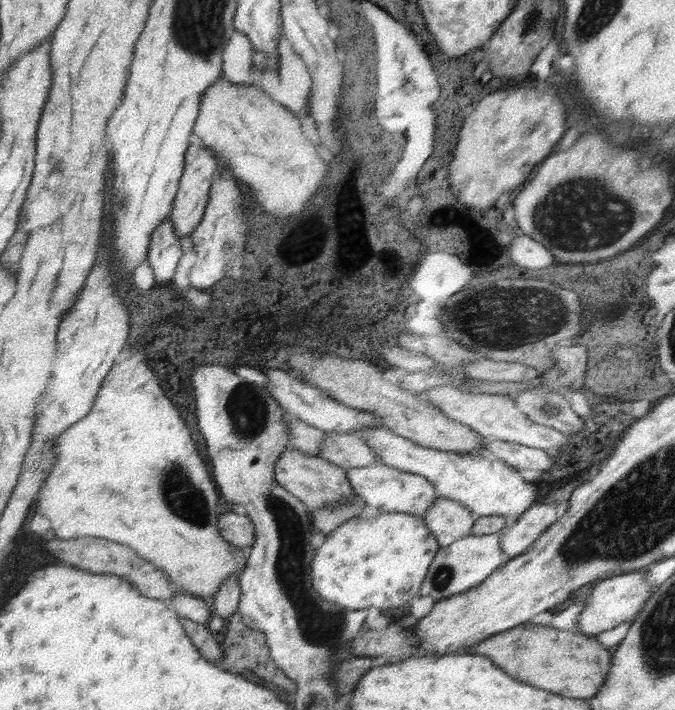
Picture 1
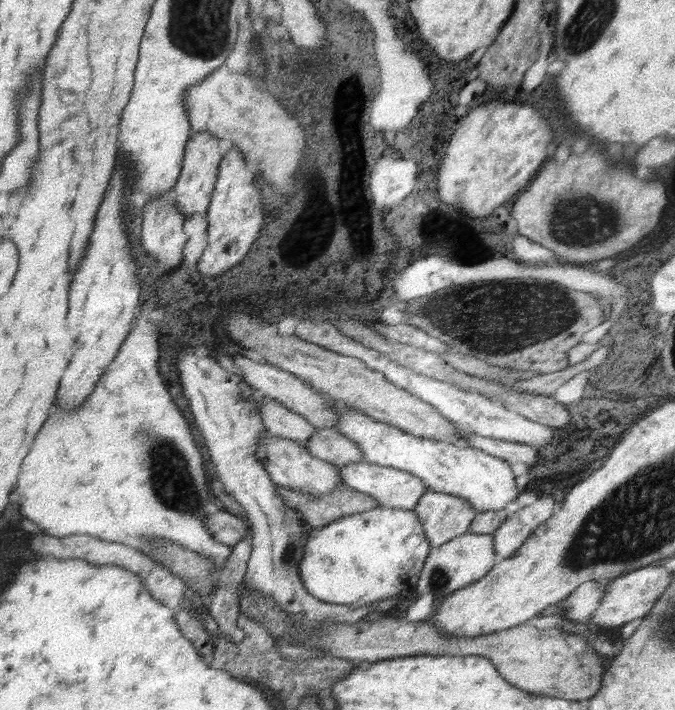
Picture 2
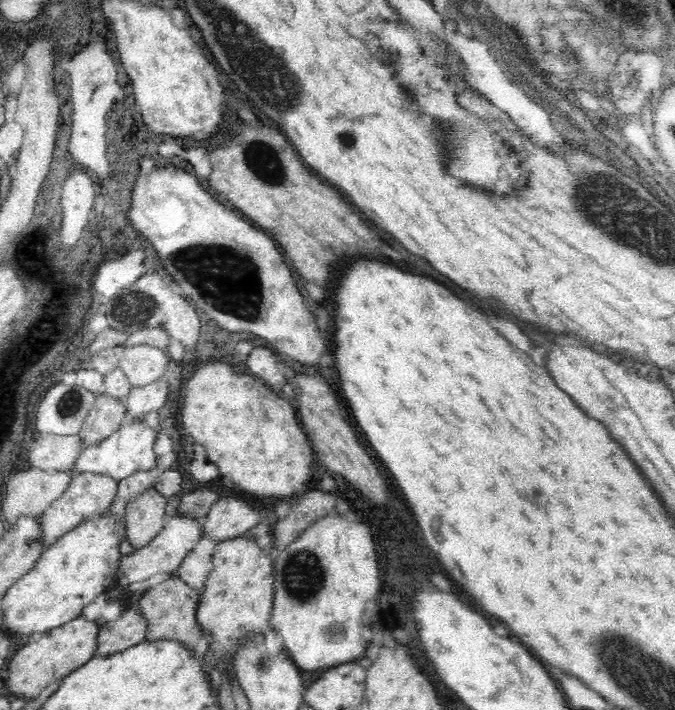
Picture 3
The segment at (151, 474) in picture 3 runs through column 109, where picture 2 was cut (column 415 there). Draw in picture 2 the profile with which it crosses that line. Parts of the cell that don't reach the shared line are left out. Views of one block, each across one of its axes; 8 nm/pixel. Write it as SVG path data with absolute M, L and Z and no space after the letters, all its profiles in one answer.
M432 489L424 492L413 511L418 515L424 535L432 547L462 536L479 513L464 498L437 493Z

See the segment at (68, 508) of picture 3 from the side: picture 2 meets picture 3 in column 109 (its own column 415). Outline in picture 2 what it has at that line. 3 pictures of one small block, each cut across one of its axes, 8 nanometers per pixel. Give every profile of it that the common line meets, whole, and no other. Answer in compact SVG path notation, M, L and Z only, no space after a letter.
M365 460L340 466L338 470L344 484L352 488L352 490L370 494L378 502L378 507L382 508L413 511L414 506L420 502L420 498L424 496L424 492L428 489L424 481L408 471L398 470L389 466L380 466Z

